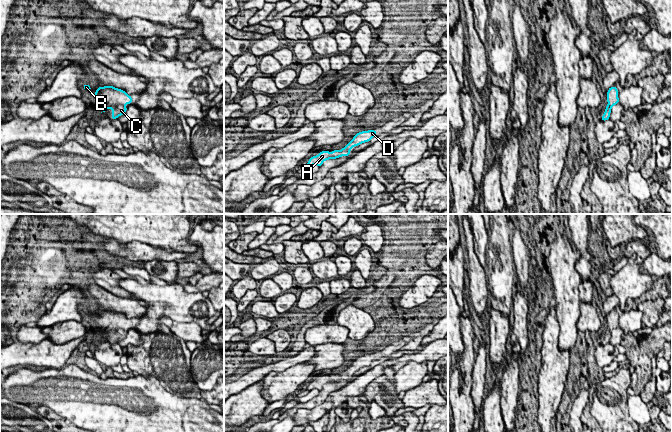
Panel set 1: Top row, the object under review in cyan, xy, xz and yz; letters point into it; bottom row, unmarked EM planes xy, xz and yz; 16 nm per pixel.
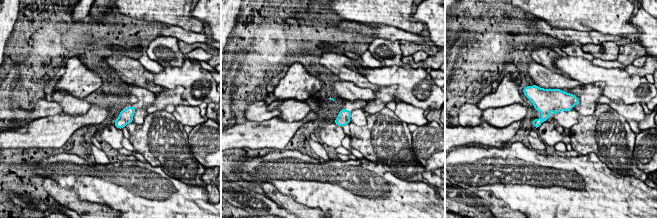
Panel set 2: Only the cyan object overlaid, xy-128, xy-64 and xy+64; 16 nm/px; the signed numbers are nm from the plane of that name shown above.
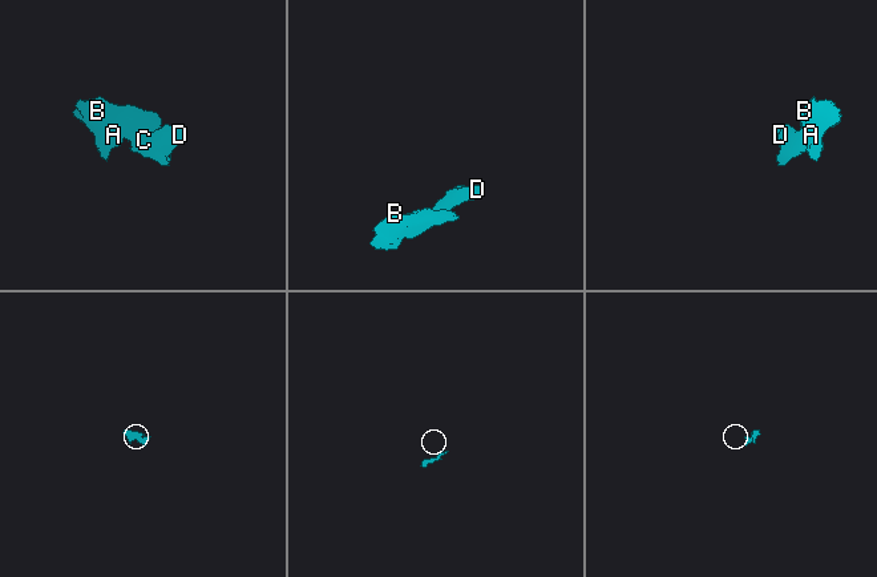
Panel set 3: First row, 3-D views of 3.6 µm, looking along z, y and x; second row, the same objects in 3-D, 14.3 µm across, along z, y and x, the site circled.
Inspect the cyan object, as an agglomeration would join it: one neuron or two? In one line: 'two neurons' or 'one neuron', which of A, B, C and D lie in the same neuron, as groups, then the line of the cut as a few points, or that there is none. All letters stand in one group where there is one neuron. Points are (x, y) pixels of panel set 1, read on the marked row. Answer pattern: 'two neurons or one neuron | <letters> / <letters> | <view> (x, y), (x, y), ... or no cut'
one neuron | A B C D | no cut

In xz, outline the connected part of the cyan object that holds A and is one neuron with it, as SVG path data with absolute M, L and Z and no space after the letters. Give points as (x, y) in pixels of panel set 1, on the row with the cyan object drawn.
M368 130L358 132L353 139L341 150L333 150L330 151L322 151L319 152L318 155L309 158L307 162L308 167L312 165L317 165L319 167L322 166L325 160L340 158L341 156L349 156L351 154L351 150L355 146L359 146L362 143L369 142L373 137L376 136L376 130Z

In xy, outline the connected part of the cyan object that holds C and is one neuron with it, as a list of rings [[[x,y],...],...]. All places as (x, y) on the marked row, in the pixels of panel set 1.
[[[113,86],[98,87],[95,91],[95,105],[103,108],[102,112],[106,109],[113,109],[112,120],[122,116],[127,111],[126,104],[132,103],[132,97],[127,95],[124,90],[115,88]]]

